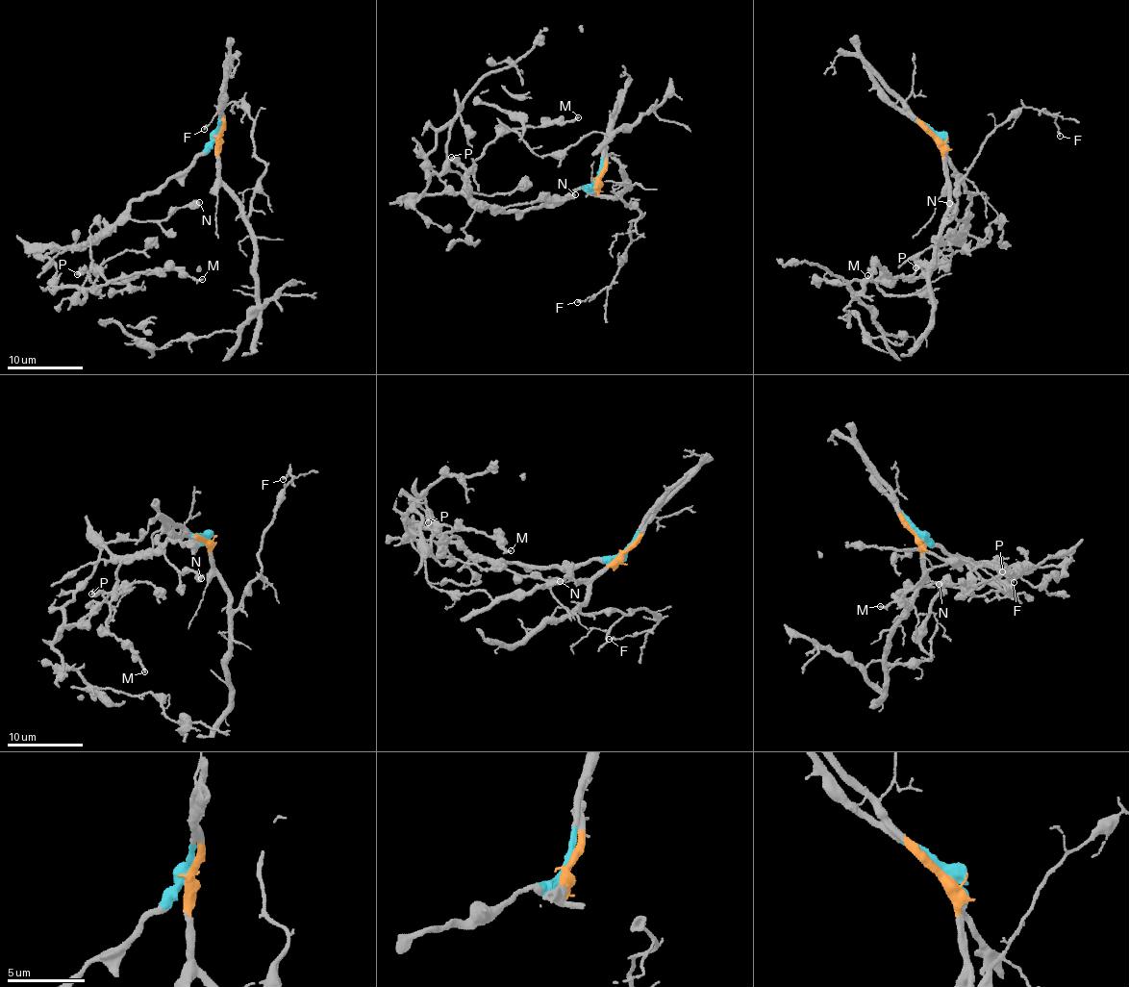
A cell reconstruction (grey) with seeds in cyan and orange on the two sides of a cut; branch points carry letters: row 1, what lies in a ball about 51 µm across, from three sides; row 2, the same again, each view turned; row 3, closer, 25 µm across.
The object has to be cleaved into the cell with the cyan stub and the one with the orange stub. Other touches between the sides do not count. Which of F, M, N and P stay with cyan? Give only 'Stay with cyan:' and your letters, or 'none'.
Stay with cyan: M, N, P

